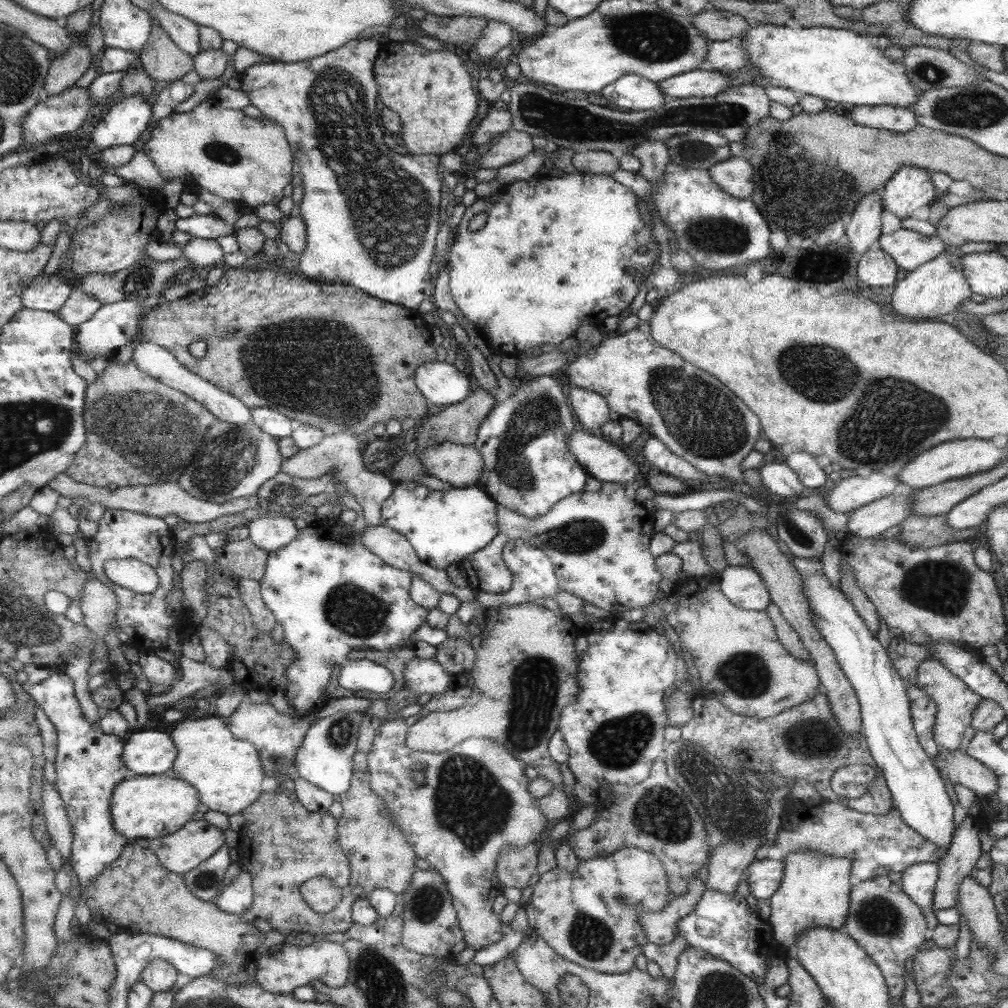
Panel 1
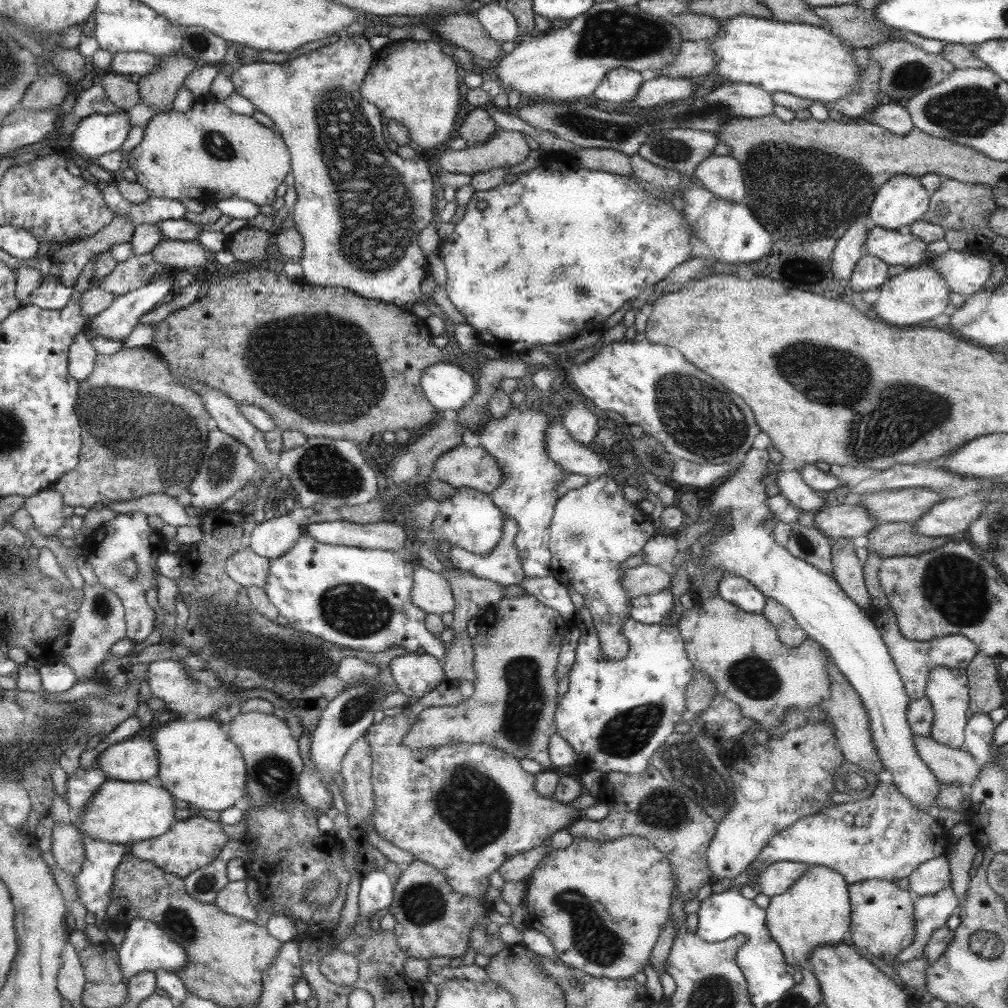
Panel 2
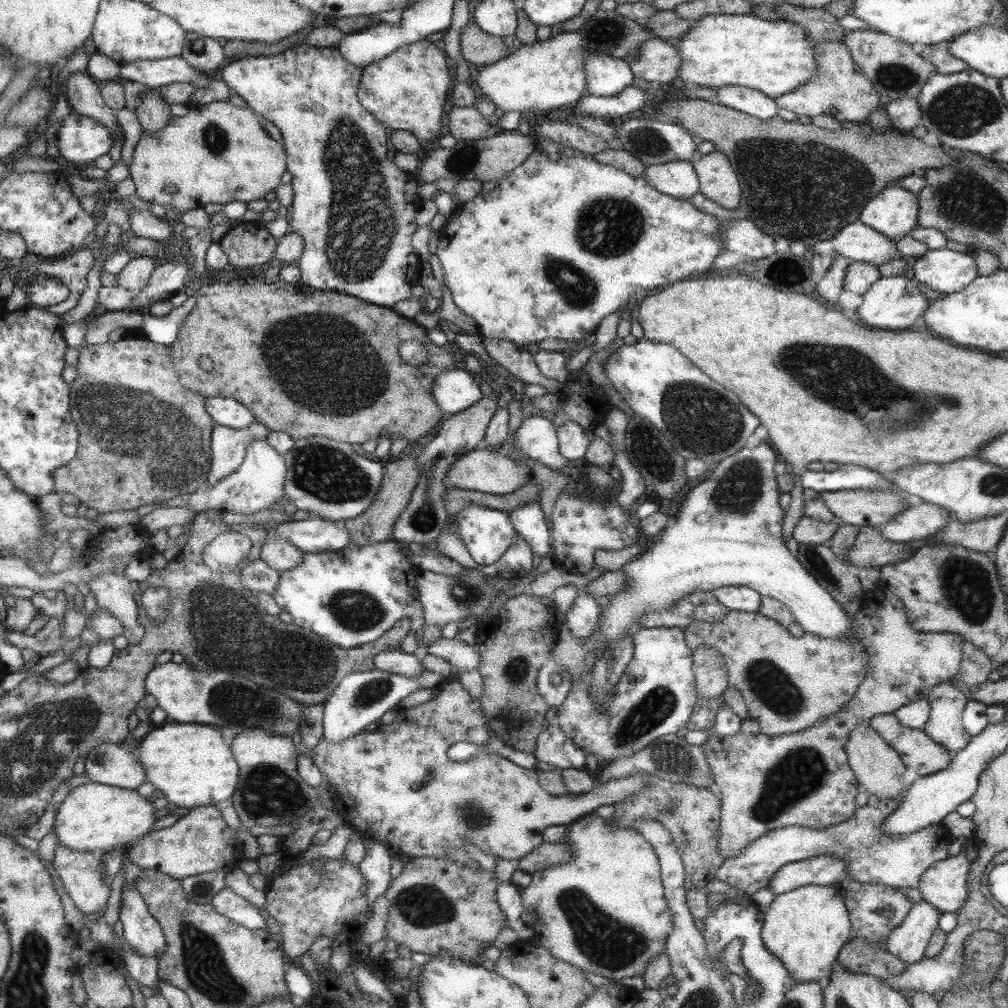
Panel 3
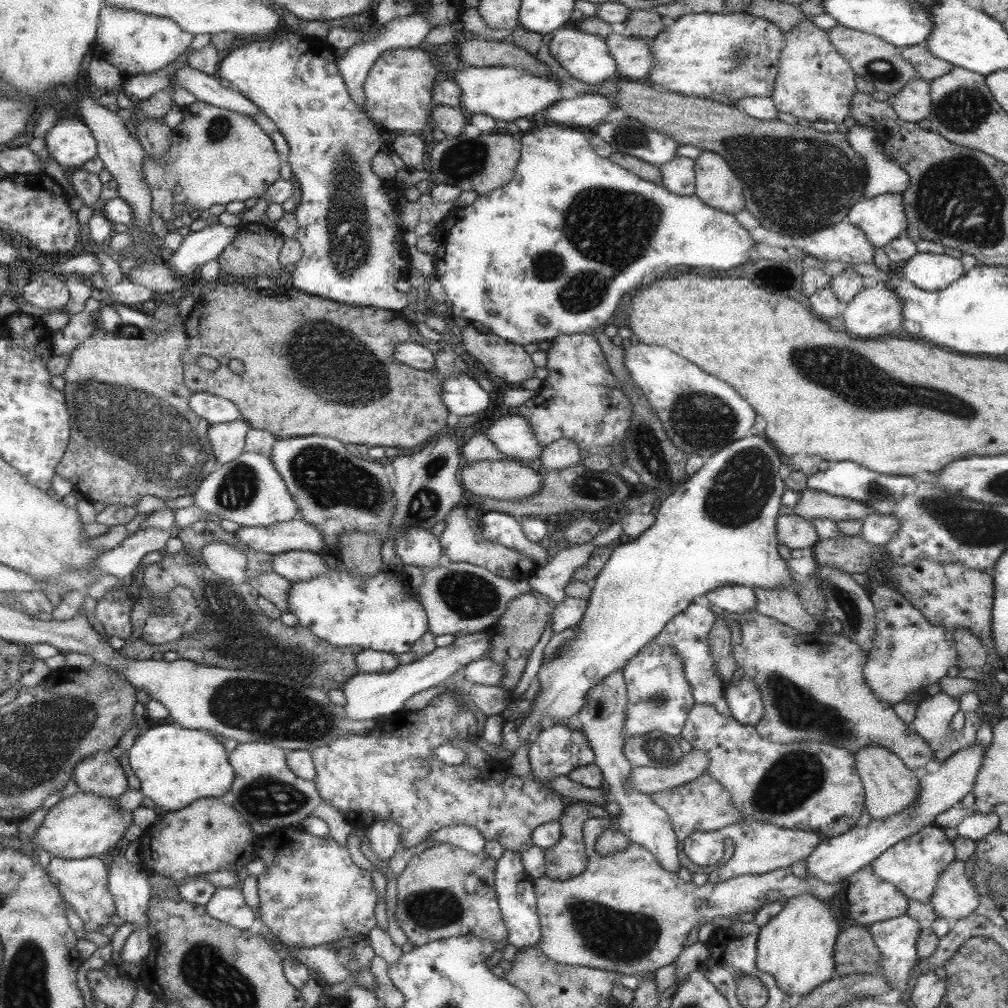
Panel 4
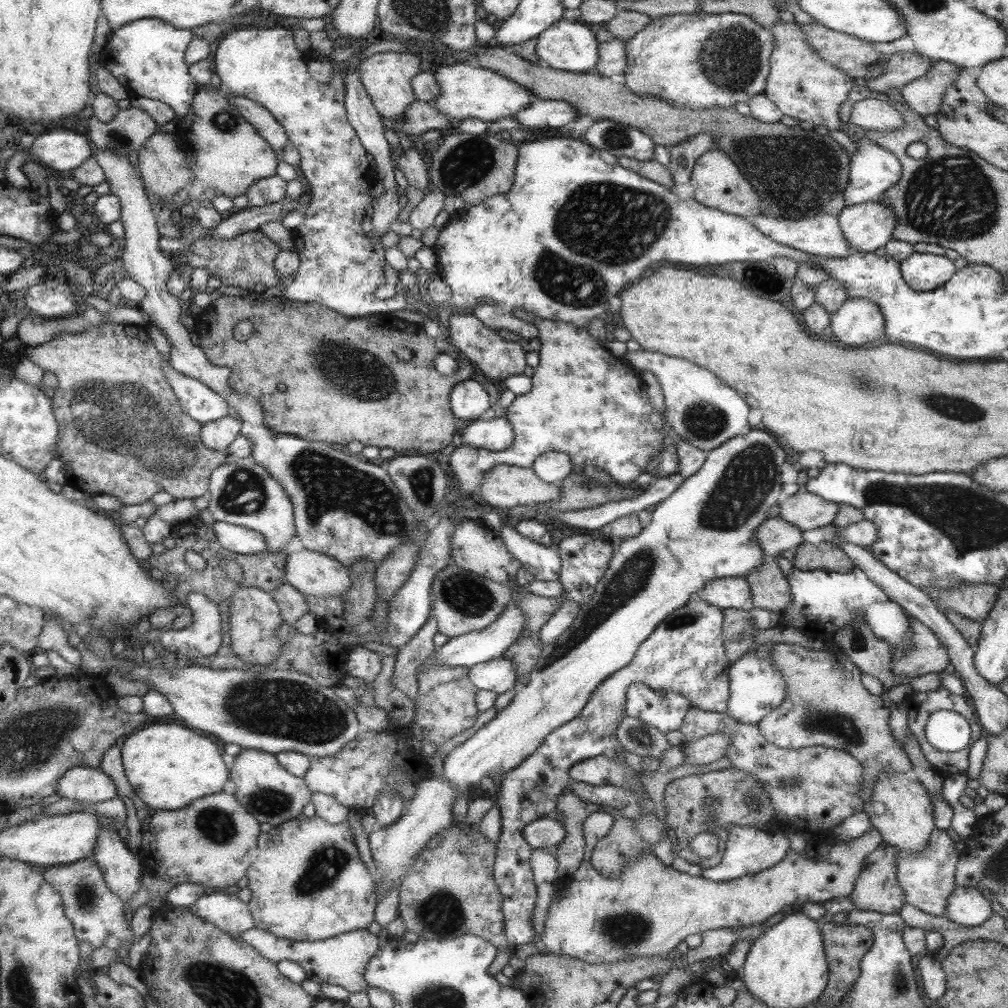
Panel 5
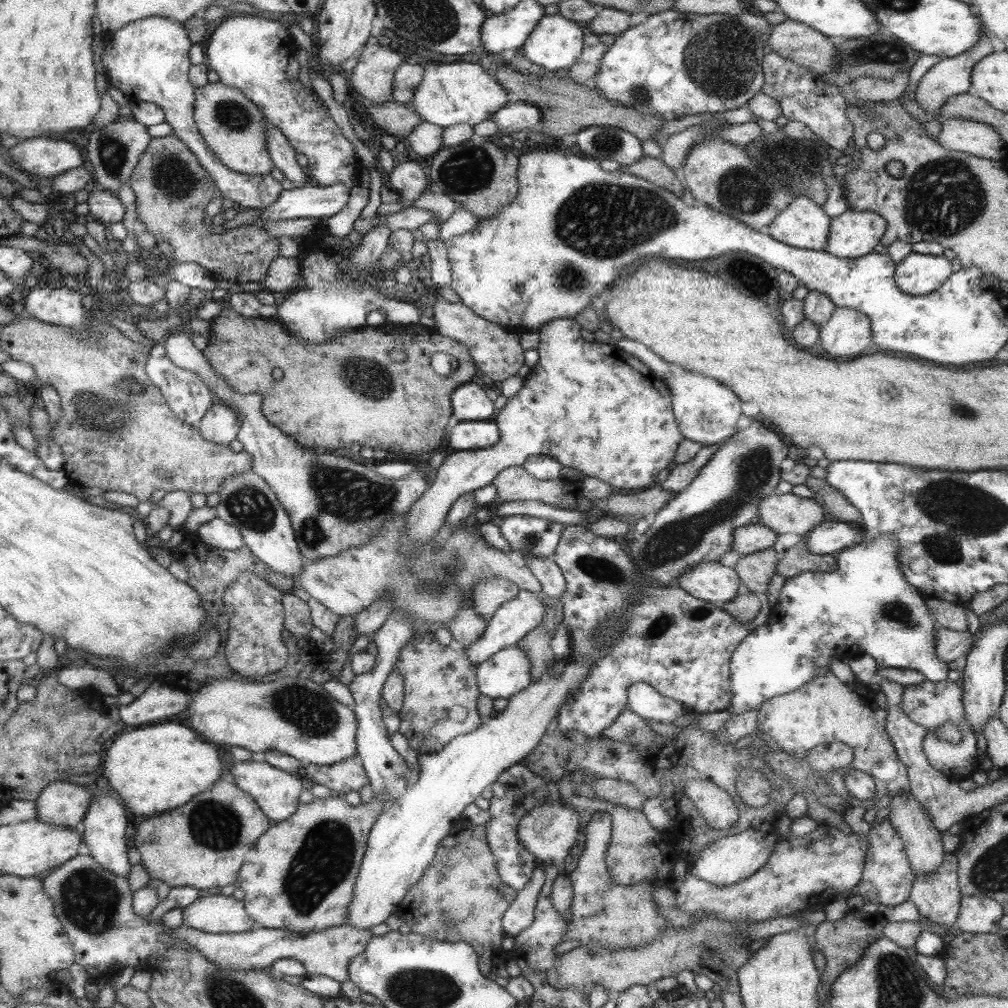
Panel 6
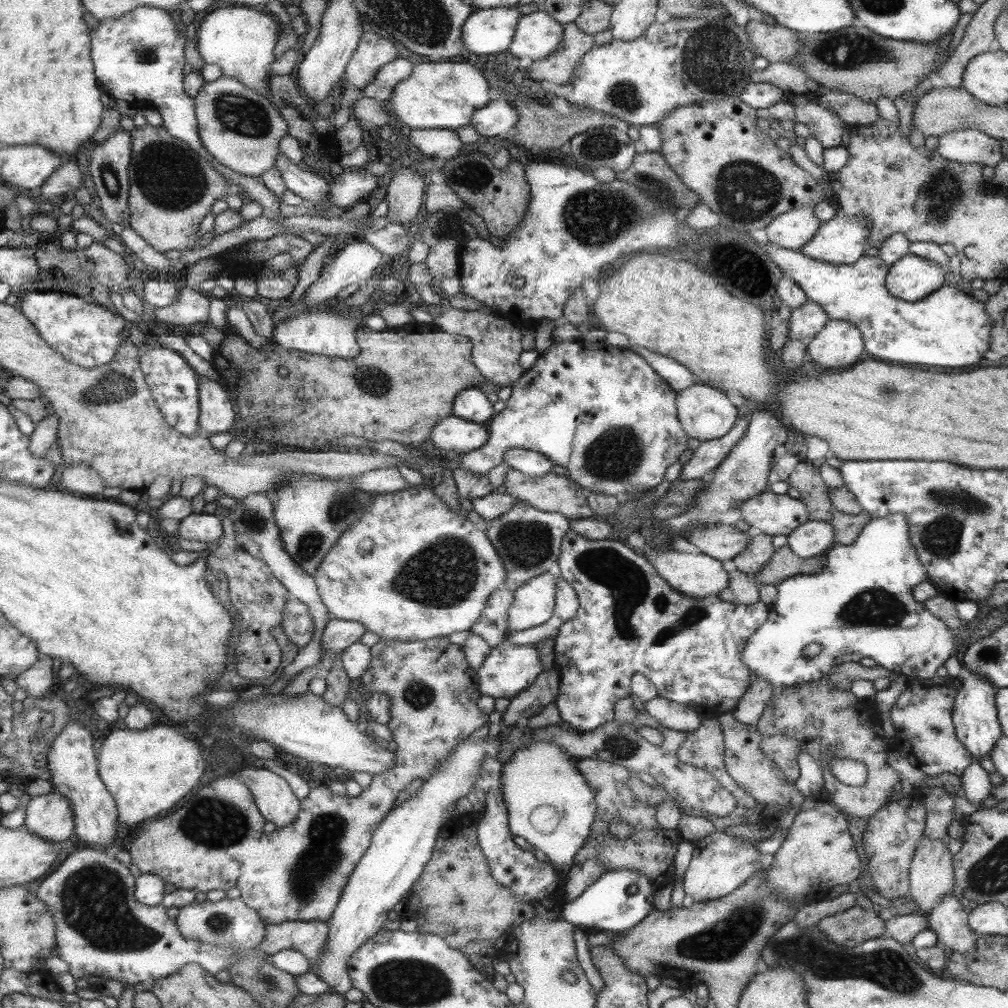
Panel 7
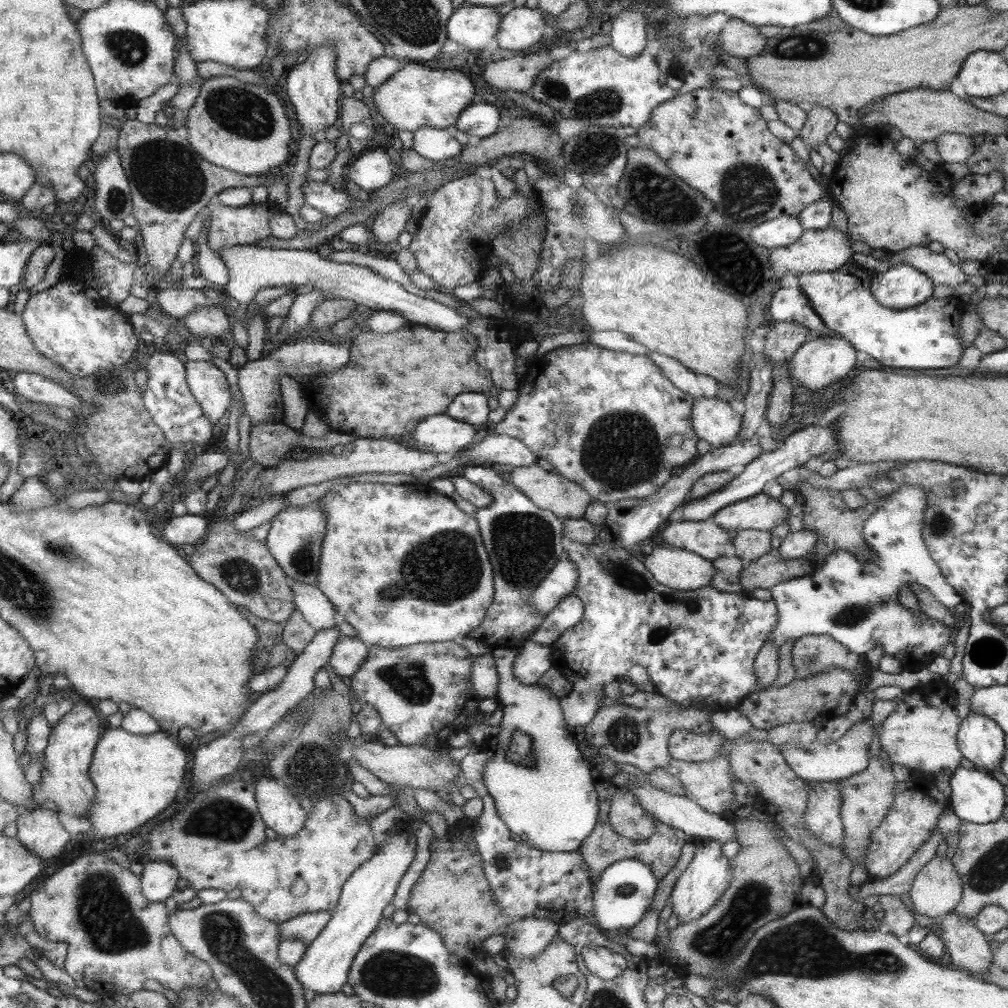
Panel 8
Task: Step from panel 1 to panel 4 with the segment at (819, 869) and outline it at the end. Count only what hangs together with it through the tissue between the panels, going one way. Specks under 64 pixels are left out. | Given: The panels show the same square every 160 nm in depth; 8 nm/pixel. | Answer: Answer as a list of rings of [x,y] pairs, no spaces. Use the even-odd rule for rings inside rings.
[[[802,892],[783,903],[783,908],[759,929],[757,940],[757,971],[775,981],[781,992],[791,996],[809,995],[819,985],[827,983],[833,972],[833,942],[838,940],[839,922],[833,920],[829,908],[811,892]]]

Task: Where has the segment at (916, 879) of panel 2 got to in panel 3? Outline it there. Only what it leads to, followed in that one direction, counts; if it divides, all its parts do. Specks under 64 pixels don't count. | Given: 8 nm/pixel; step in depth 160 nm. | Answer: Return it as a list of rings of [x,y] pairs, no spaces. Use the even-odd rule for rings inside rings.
[[[961,849],[955,856],[948,856],[926,868],[917,890],[922,900],[934,905],[941,914],[957,913],[969,894],[966,887],[969,872],[970,862],[965,857],[965,850]]]

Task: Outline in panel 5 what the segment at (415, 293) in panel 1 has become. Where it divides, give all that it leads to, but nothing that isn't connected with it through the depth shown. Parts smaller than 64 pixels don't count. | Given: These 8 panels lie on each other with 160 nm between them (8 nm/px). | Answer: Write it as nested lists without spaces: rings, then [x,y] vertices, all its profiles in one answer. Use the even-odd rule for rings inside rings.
[[[243,26],[226,37],[214,59],[221,85],[235,96],[256,102],[276,118],[288,142],[298,150],[298,165],[311,190],[303,222],[290,236],[299,266],[293,281],[281,289],[282,296],[301,304],[321,304],[350,318],[405,308],[401,292],[393,296],[399,302],[379,302],[373,296],[383,284],[383,248],[381,244],[371,244],[359,228],[363,206],[373,204],[367,192],[371,186],[371,180],[367,180],[369,162],[353,126],[346,120],[339,68],[333,66],[329,82],[313,80],[293,44],[291,30],[285,28]]]

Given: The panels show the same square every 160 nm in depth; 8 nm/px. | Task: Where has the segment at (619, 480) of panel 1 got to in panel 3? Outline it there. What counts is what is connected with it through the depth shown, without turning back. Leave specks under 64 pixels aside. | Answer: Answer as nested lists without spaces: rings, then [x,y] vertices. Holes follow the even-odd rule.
[[[543,414],[529,416],[521,420],[515,428],[514,447],[524,457],[553,471],[565,467],[567,458],[563,458],[558,448],[557,430],[549,416]]]

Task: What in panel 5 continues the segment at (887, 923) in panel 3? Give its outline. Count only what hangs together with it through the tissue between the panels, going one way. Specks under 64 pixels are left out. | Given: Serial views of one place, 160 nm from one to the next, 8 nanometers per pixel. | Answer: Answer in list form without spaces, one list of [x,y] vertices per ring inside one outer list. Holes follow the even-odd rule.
[[[881,842],[861,862],[862,870],[857,875],[856,884],[848,896],[856,909],[895,915],[905,906],[906,895],[897,877],[896,858],[898,851],[894,846]]]

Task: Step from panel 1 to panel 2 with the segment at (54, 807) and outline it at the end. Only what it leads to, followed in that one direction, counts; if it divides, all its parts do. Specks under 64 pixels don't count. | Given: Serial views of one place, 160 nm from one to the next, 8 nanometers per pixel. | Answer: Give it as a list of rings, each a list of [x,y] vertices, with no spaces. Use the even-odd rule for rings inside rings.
[[[55,823],[51,837],[51,851],[58,866],[65,873],[73,877],[78,876],[86,861],[84,835],[73,823]]]

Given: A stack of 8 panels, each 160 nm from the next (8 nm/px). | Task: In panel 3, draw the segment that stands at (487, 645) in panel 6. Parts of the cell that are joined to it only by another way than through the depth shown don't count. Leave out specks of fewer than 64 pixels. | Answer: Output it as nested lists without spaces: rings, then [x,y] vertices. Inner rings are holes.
[[[375,668],[351,673],[341,680],[330,698],[323,702],[322,738],[331,744],[339,744],[345,738],[361,732],[370,722],[379,721],[386,710],[393,709],[409,693],[433,689],[440,681],[441,677],[428,669],[423,669],[416,677],[391,674]]]

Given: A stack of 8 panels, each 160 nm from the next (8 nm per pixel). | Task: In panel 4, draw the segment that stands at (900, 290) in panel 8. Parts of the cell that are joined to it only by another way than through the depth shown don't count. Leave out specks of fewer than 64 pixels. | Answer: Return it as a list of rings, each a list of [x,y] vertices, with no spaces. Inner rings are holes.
[[[915,253],[898,266],[901,275],[927,292],[941,290],[965,274],[958,258],[945,253]]]

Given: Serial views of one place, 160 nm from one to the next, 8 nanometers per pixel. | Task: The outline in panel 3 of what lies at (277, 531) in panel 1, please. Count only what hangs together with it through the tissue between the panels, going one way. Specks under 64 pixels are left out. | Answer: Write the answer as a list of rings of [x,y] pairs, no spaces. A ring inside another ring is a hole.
[[[285,537],[264,538],[261,545],[260,559],[280,574],[302,563],[302,550],[291,545]]]

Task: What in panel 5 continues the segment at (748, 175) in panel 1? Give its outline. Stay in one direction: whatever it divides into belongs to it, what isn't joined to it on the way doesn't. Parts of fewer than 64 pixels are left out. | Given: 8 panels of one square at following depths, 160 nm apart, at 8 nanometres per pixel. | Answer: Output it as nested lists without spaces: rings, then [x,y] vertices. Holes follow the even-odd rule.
[[[722,150],[702,154],[692,166],[690,184],[693,186],[693,200],[709,208],[719,209],[732,215],[749,220],[753,216],[762,214],[761,201],[753,185],[742,175],[741,169]]]

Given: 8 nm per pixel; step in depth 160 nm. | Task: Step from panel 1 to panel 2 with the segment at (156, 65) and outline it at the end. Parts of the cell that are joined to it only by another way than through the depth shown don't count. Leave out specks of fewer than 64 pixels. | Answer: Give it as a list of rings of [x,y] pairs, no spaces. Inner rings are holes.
[[[182,53],[159,60],[160,68],[142,77],[138,81],[138,89],[144,104],[168,112],[172,109],[175,96],[181,90],[181,86],[184,86],[187,76],[200,63]]]

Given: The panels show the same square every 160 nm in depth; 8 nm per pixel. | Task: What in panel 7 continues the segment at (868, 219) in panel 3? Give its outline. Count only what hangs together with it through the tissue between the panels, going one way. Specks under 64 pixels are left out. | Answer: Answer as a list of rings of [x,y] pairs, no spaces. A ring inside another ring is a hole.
[[[839,210],[827,222],[819,223],[817,230],[798,251],[812,260],[853,265],[867,247],[869,232],[870,220],[847,216]]]

